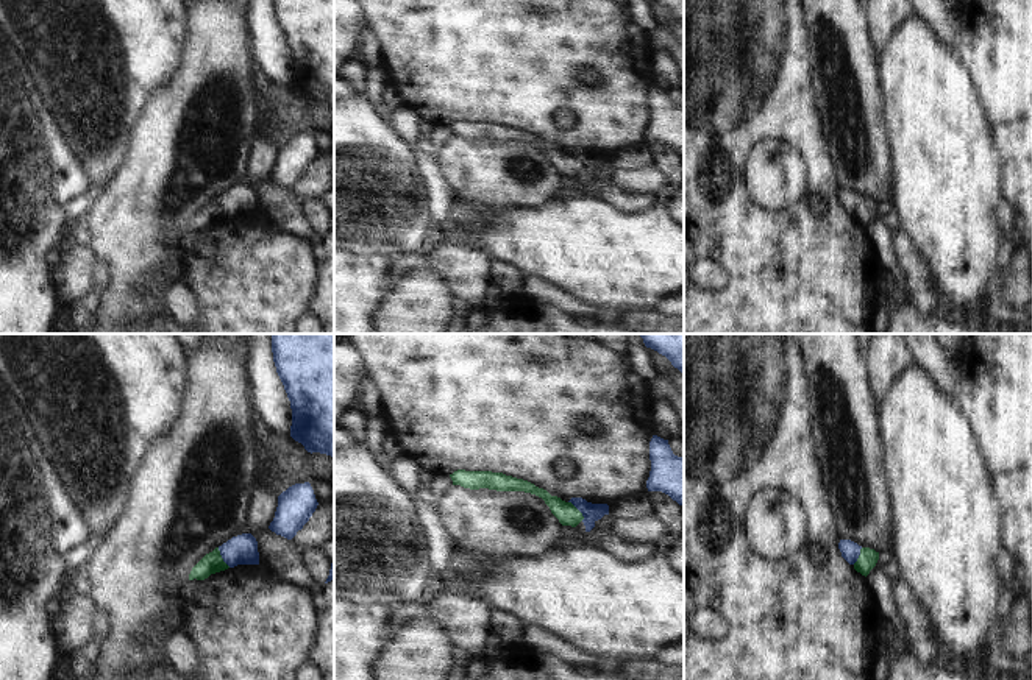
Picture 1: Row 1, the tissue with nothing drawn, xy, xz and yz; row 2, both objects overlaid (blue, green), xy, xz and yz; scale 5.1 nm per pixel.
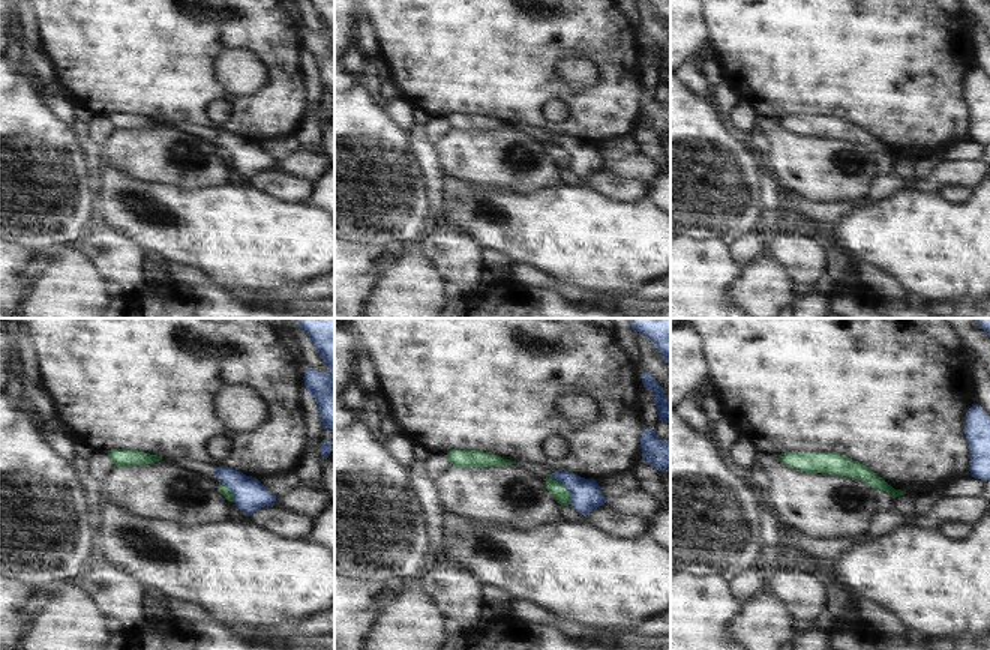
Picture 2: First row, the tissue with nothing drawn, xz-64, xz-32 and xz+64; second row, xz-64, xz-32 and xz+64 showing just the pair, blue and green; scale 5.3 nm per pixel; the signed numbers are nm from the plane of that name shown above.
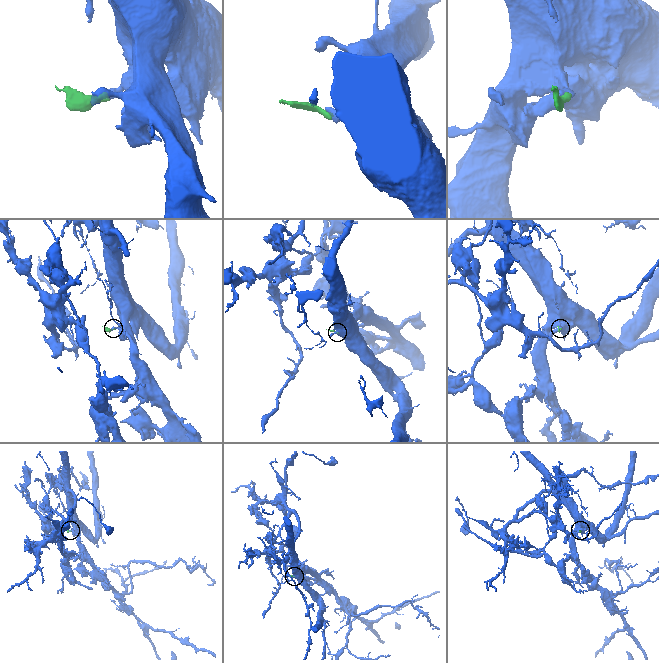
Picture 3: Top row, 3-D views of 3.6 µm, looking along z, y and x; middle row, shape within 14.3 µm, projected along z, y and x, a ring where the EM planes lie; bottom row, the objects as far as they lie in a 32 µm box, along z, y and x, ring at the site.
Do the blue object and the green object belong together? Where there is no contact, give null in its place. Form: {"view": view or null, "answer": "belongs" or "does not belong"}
{"view": "xz", "answer": "does not belong"}

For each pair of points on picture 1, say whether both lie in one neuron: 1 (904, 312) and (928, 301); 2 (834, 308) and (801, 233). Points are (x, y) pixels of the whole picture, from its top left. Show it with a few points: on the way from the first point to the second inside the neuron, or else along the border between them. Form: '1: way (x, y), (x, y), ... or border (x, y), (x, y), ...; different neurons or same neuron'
1: border (911, 301), (926, 314), (935, 312); different neurons
2: way (815, 289), (801, 275), (801, 251); same neuron

